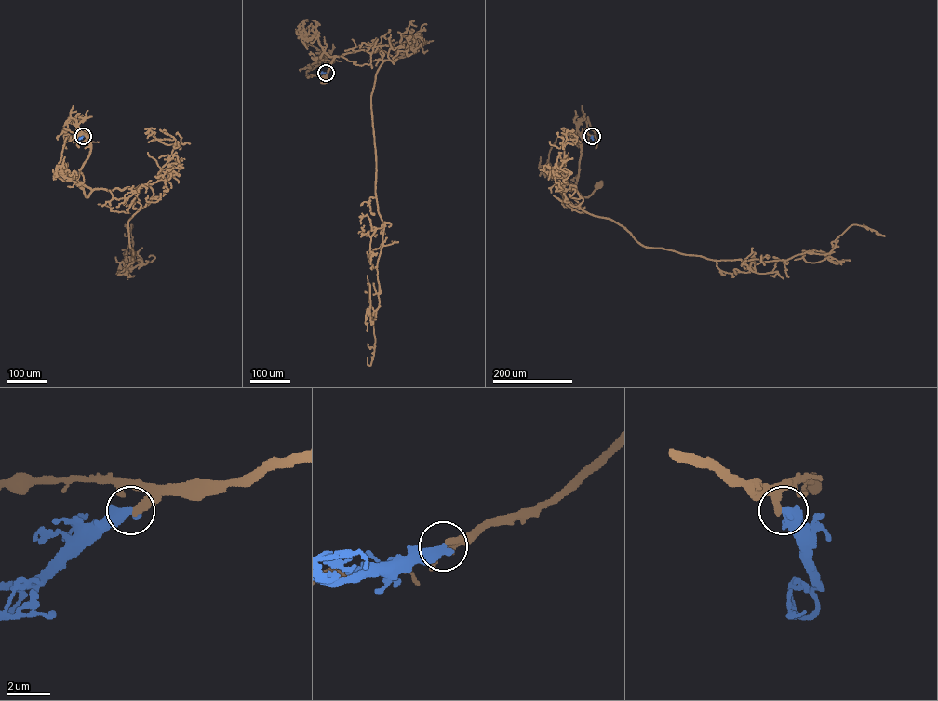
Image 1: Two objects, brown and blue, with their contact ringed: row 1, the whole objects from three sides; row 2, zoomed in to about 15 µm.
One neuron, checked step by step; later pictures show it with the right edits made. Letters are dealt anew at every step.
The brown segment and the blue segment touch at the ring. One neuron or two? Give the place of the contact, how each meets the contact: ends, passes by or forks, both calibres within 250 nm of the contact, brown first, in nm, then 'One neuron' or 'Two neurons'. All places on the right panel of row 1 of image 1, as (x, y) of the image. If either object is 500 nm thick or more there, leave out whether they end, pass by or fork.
Place: (592, 136). Thickness 320 nm (brown) against 500 nm. Two neurons

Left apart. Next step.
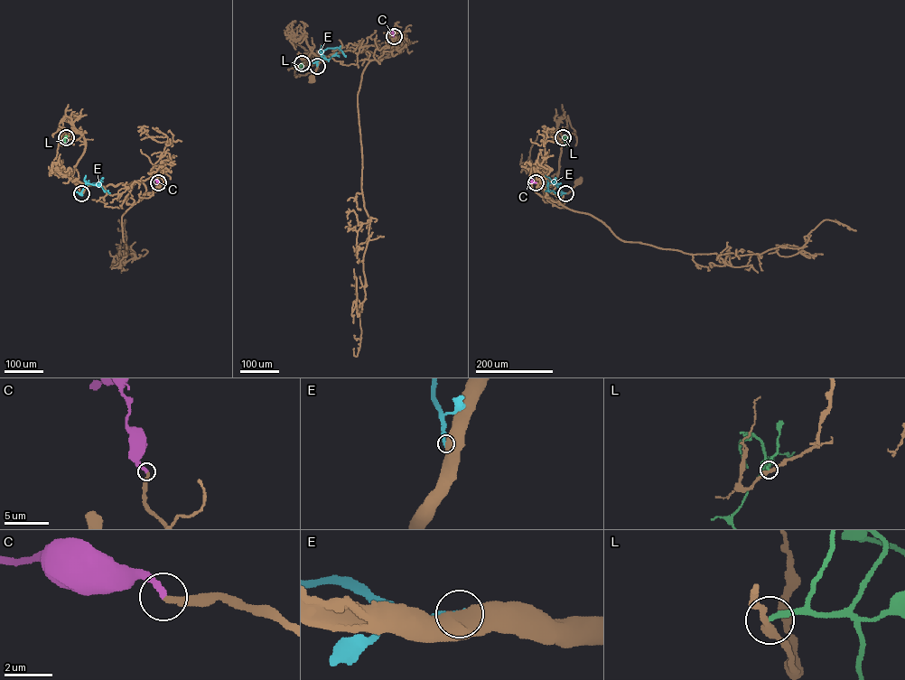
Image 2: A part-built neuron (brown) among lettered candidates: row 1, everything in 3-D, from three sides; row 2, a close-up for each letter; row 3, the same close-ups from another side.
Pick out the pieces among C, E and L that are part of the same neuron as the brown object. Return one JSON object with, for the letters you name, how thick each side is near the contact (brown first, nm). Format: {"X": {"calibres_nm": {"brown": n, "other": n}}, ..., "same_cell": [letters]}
{"C": {"calibres_nm": {"brown": 280, "other": 280}}, "same_cell": ["C"]}

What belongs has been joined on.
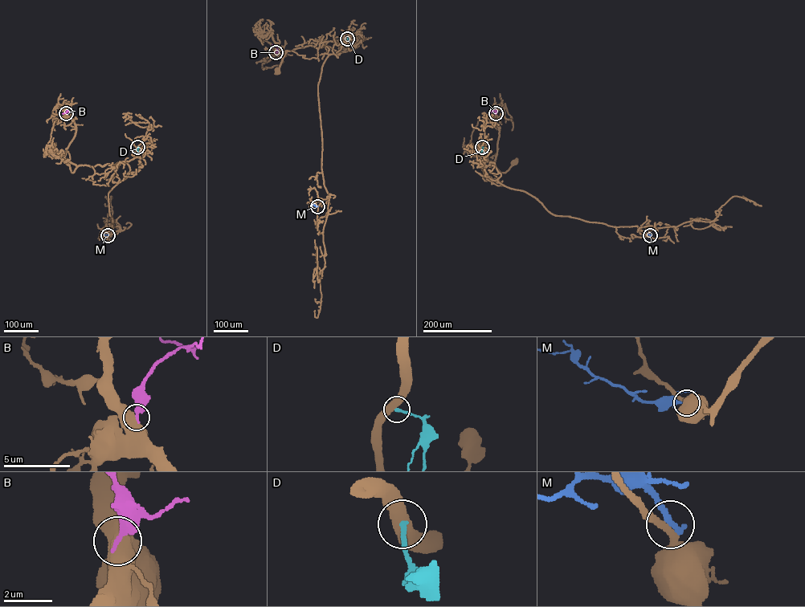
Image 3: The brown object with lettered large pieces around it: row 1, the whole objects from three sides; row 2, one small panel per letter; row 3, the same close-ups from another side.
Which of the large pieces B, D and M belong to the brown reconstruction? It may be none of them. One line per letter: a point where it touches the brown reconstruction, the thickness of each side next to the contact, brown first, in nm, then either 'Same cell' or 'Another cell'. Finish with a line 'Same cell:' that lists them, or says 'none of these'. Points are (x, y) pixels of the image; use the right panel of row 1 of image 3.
B: Touches brown at (496, 113). Thickness 750 nm (brown) against 380 nm. Another cell
D: Touches brown at (482, 147). Thickness 480 nm (brown) against 200 nm. Another cell
M: Touches brown at (650, 235). Thickness 280 nm (brown) against 280 nm. Another cell
Same cell: none of these

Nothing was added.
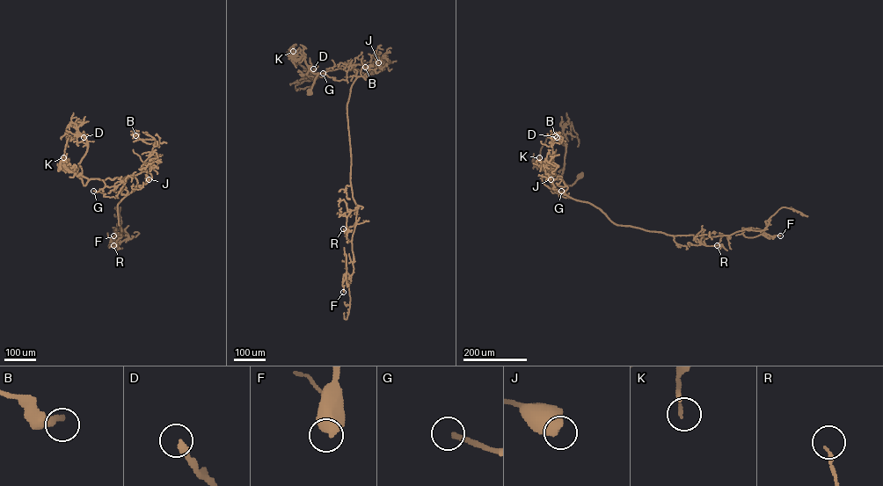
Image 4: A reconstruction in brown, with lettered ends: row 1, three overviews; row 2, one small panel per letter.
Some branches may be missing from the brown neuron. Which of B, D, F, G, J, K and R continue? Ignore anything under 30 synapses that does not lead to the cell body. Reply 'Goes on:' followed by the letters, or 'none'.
Goes on: G

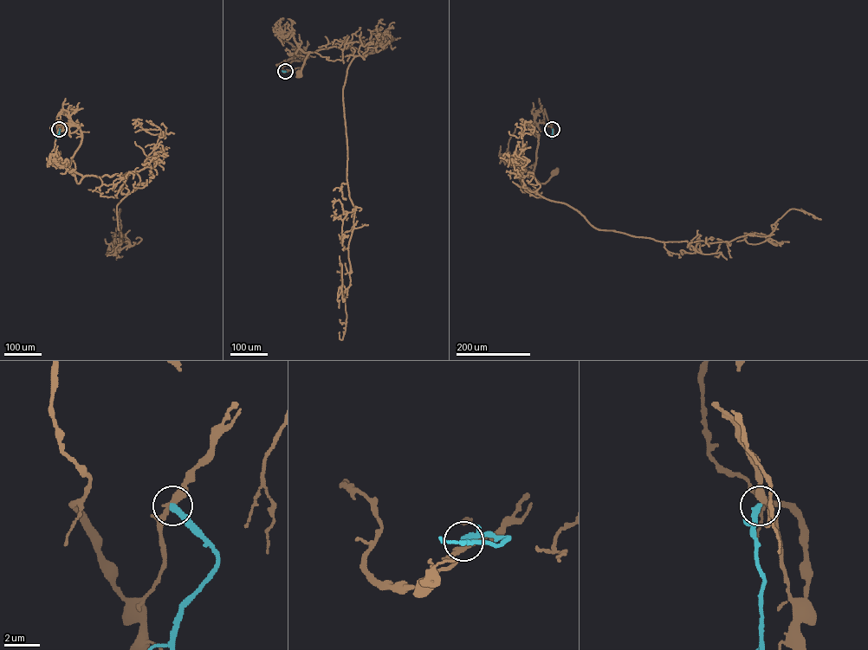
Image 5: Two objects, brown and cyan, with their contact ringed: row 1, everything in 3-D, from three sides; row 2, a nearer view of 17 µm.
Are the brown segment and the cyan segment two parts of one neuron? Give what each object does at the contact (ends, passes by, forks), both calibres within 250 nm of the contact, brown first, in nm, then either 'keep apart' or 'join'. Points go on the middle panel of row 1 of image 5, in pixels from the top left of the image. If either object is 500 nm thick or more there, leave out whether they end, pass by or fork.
brown passes by; cyan ends there; 360 nm thick on the brown side, 360 nm on the other; keep apart

